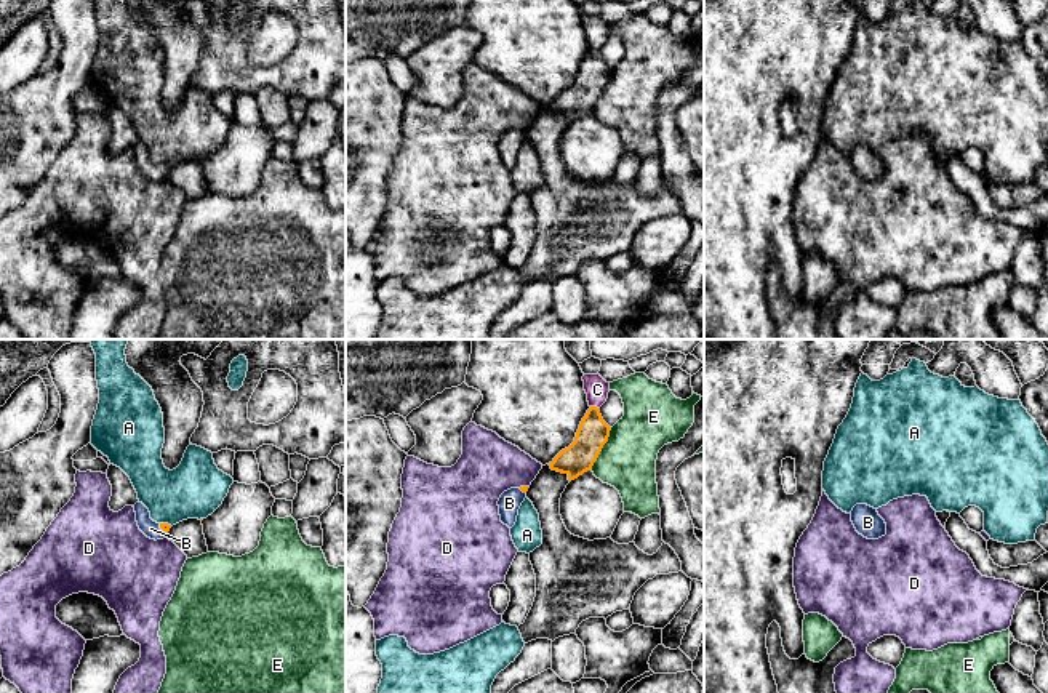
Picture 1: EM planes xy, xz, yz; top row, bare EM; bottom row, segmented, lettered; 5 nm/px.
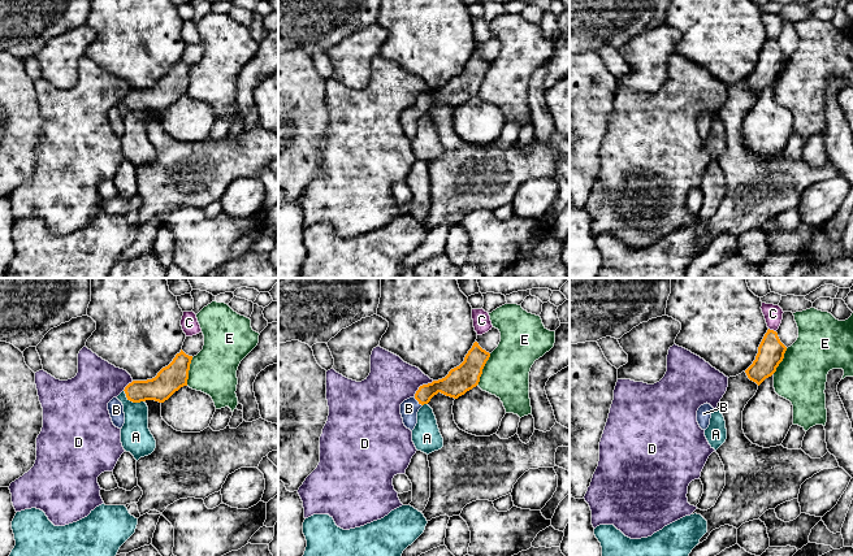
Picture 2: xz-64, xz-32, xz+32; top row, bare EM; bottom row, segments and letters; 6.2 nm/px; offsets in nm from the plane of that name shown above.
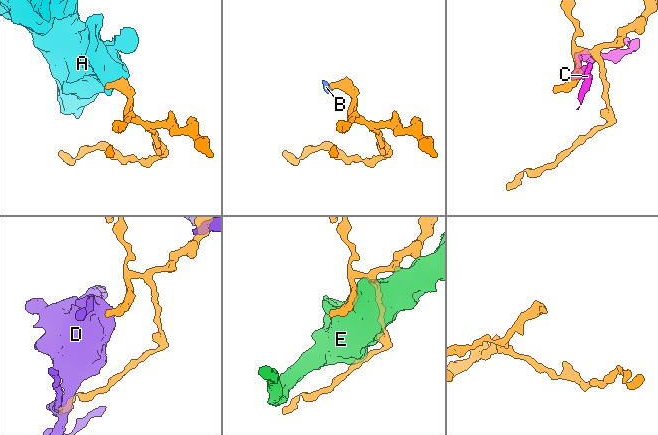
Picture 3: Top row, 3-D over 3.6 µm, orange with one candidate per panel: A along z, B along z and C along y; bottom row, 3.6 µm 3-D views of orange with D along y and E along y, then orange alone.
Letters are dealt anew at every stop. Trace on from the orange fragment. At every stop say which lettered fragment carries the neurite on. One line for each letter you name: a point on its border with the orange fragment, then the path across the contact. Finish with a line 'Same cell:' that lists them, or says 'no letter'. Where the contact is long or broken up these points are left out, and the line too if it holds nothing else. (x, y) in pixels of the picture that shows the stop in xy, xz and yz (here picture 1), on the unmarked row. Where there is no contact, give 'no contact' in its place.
B: xy (162, 170) | across xy (165, 168), (162, 170), (151, 170)
Same cell: B

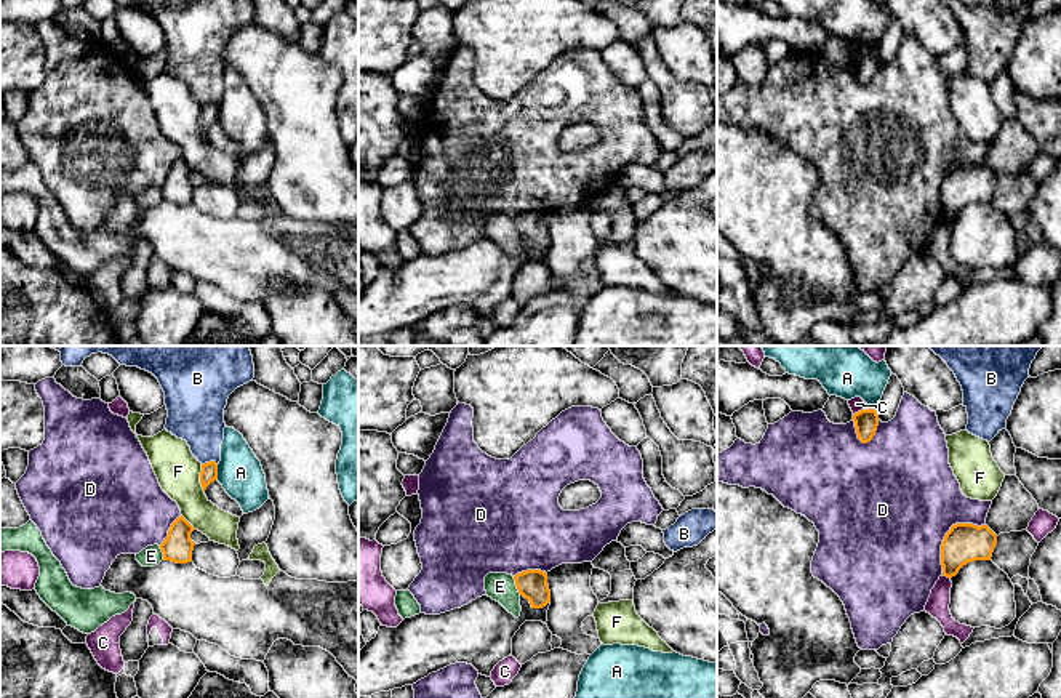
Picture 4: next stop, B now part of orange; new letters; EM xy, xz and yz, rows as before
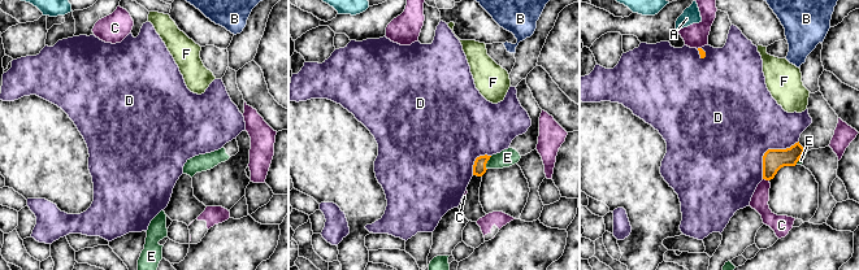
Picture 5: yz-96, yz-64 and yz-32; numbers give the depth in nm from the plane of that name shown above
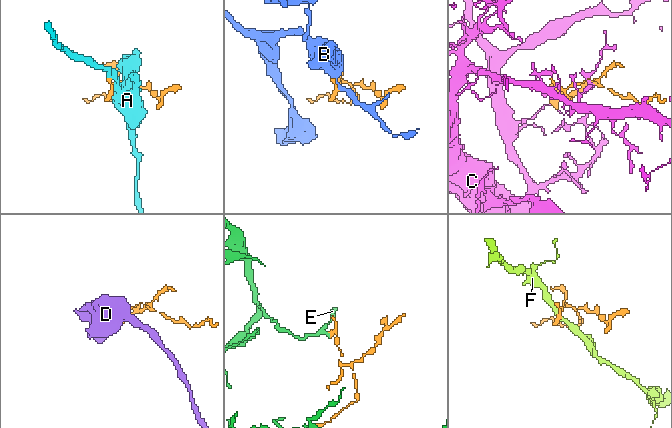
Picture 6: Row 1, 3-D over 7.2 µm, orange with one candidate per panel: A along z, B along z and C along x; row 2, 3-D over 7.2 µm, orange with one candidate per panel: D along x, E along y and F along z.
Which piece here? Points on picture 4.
Same cell: no letter

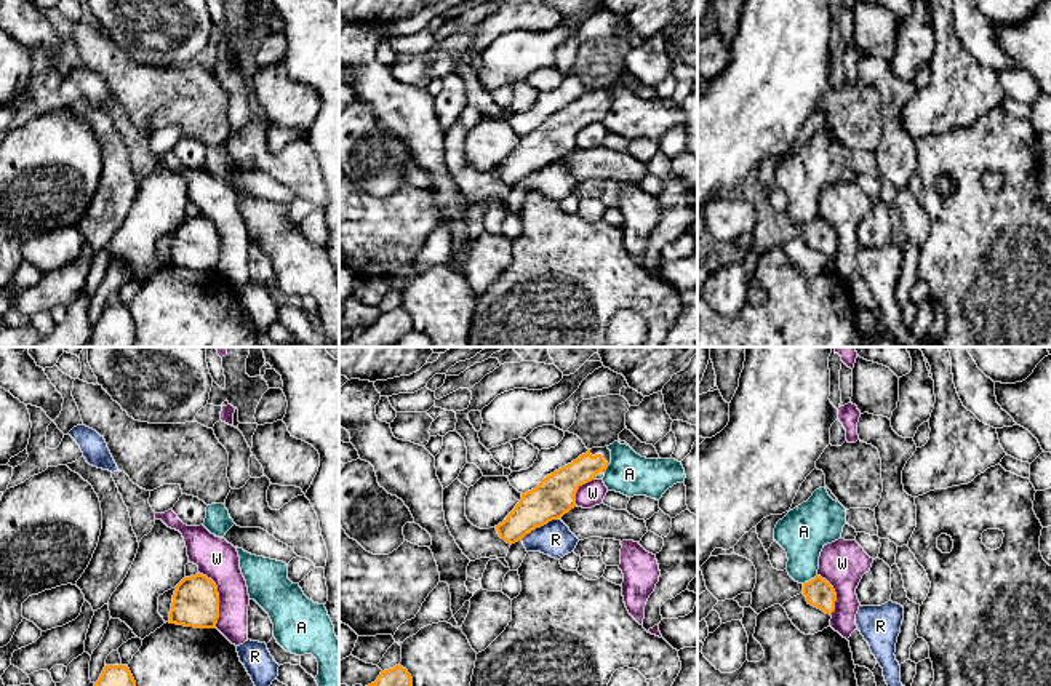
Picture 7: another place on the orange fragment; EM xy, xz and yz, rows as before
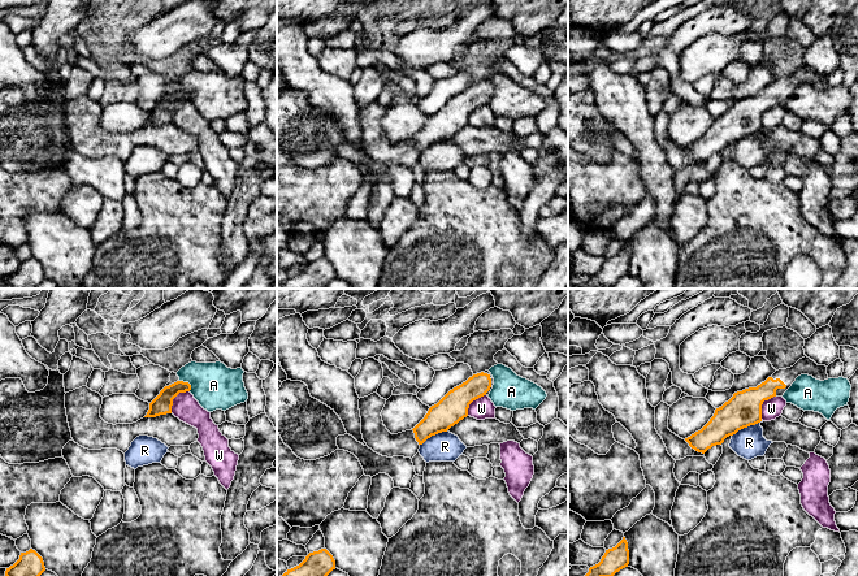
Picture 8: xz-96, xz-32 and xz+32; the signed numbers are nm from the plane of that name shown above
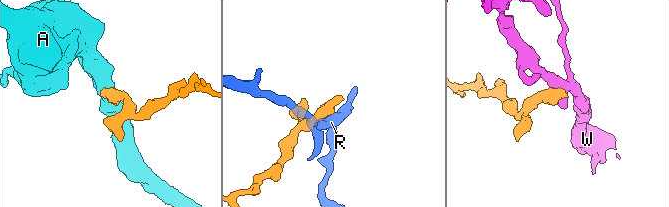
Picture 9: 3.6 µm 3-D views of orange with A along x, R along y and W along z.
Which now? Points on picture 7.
Same cell: no letter

